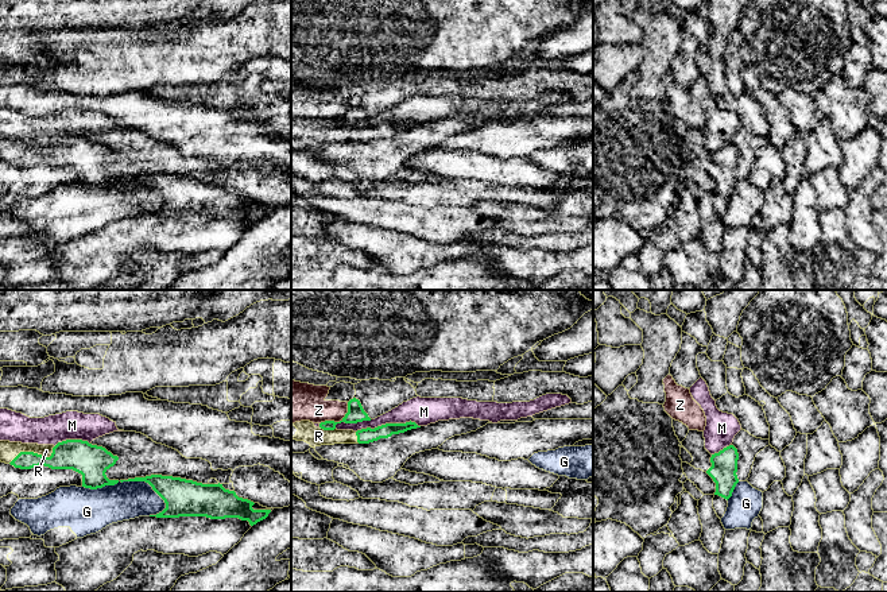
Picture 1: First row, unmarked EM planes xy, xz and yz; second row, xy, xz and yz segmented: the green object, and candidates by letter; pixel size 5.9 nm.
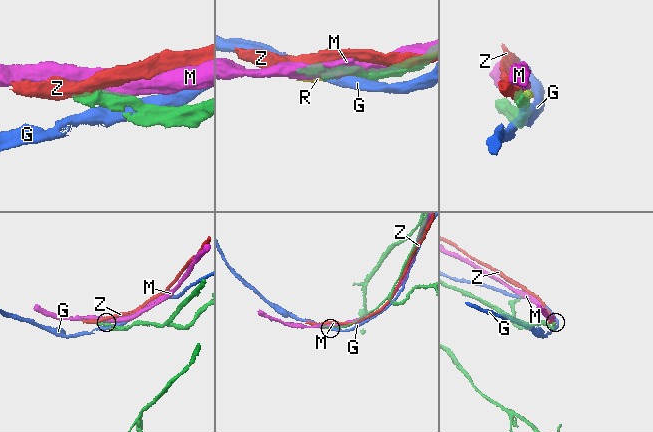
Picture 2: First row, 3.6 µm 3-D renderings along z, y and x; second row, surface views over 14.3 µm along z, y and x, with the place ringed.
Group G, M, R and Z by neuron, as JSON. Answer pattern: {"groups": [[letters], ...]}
{"groups": [["G"], ["M"], ["R"], ["Z"]]}

